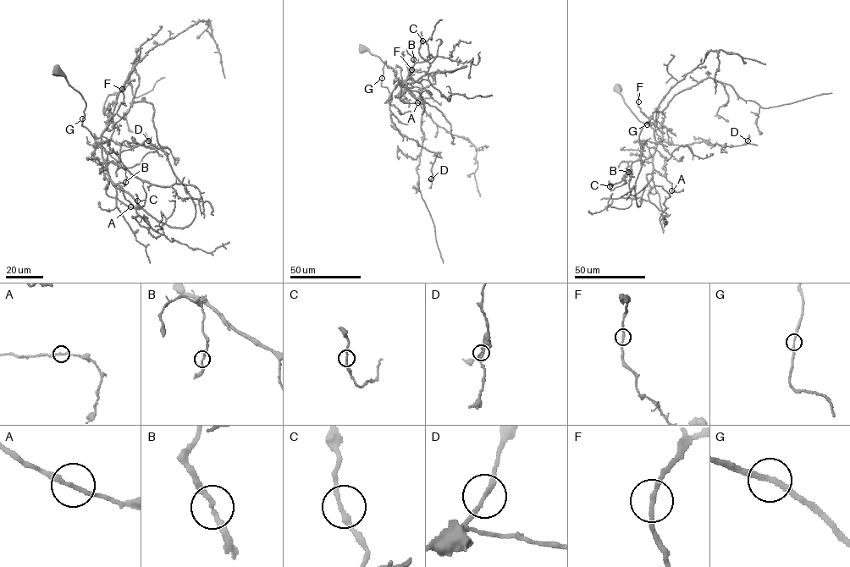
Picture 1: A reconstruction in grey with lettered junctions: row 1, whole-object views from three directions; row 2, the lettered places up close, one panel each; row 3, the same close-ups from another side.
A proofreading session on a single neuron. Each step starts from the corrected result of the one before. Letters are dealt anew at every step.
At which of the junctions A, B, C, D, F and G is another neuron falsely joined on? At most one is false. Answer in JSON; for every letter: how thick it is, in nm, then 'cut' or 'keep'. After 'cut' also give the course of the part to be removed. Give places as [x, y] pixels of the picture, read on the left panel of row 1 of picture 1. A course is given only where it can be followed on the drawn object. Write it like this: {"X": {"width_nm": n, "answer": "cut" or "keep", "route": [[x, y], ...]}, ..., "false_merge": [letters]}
{"A": {"width_nm": 200, "answer": "keep"}, "B": {"width_nm": 220, "answer": "keep"}, "C": {"width_nm": 190, "answer": "keep"}, "D": {"width_nm": 200, "answer": "keep"}, "F": {"width_nm": 190, "answer": "keep"}, "G": {"width_nm": 200, "answer": "keep"}, "false_merge": []}

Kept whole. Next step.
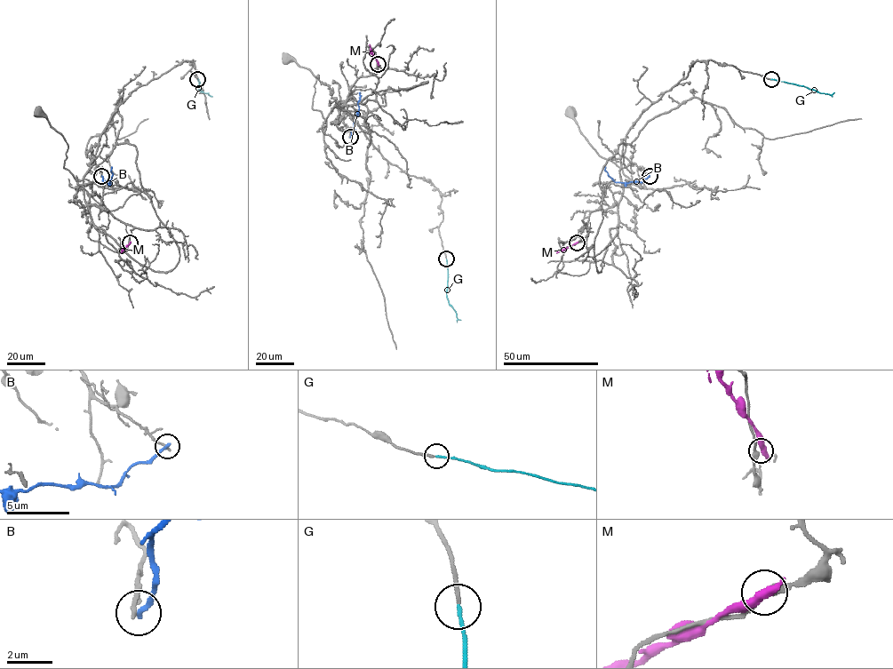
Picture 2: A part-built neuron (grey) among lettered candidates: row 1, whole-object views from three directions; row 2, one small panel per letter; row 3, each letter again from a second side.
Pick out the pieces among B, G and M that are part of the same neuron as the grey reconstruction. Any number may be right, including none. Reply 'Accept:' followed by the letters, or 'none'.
Accept: G

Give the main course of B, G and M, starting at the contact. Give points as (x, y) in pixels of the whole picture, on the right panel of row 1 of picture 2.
B: (649, 176), (641, 182), (615, 182), (605, 167)
G: (771, 79), (832, 95), (834, 92)
M: (577, 242), (556, 253)

